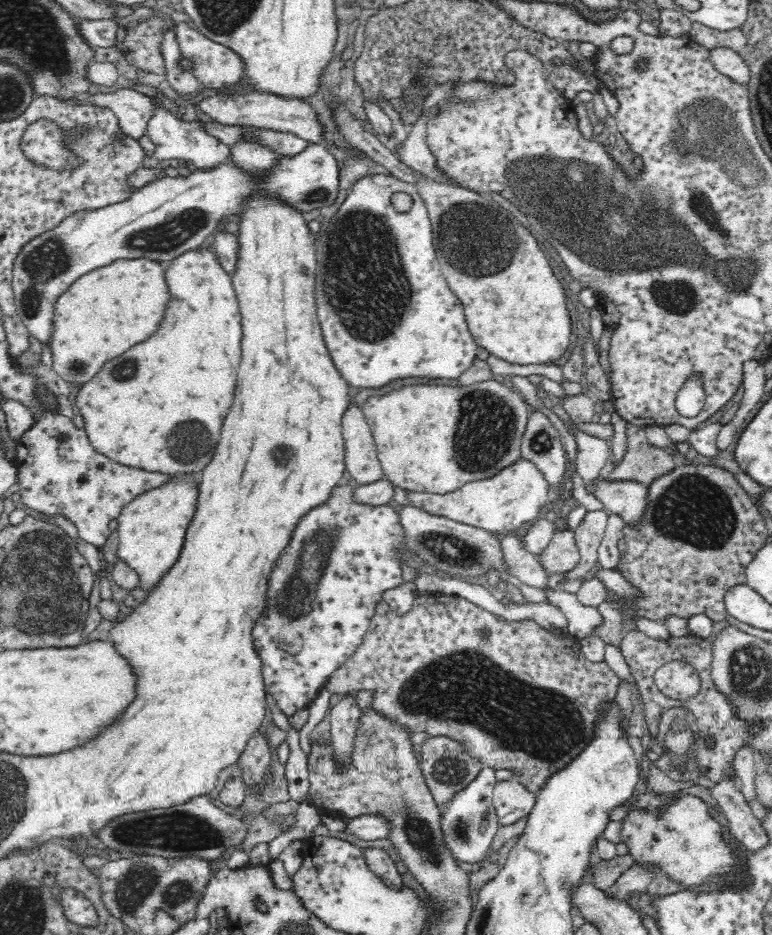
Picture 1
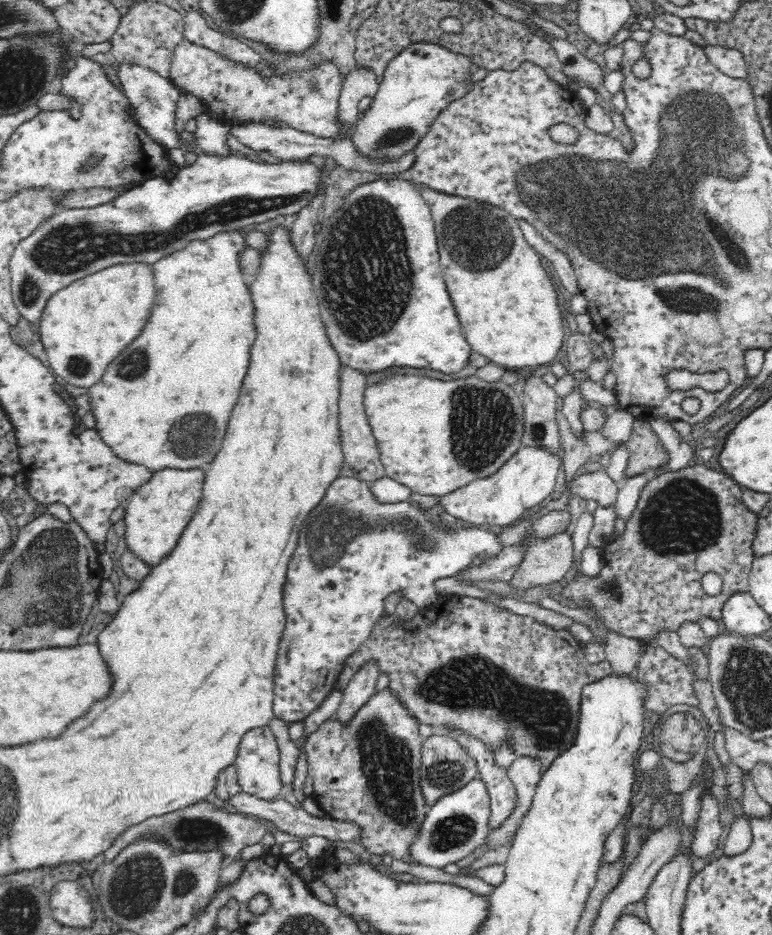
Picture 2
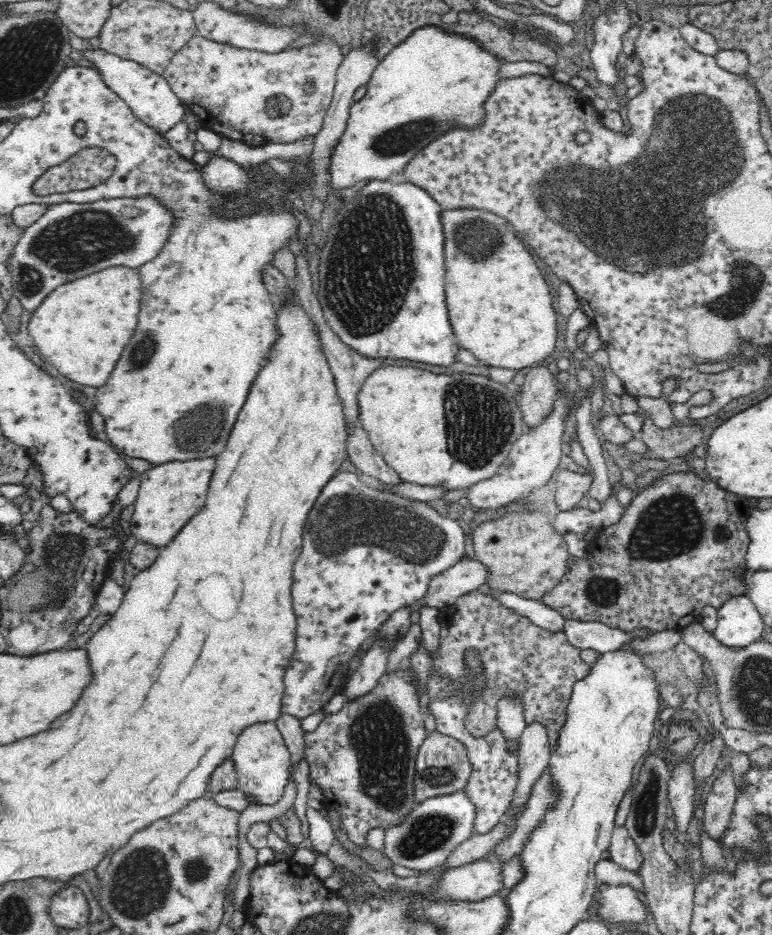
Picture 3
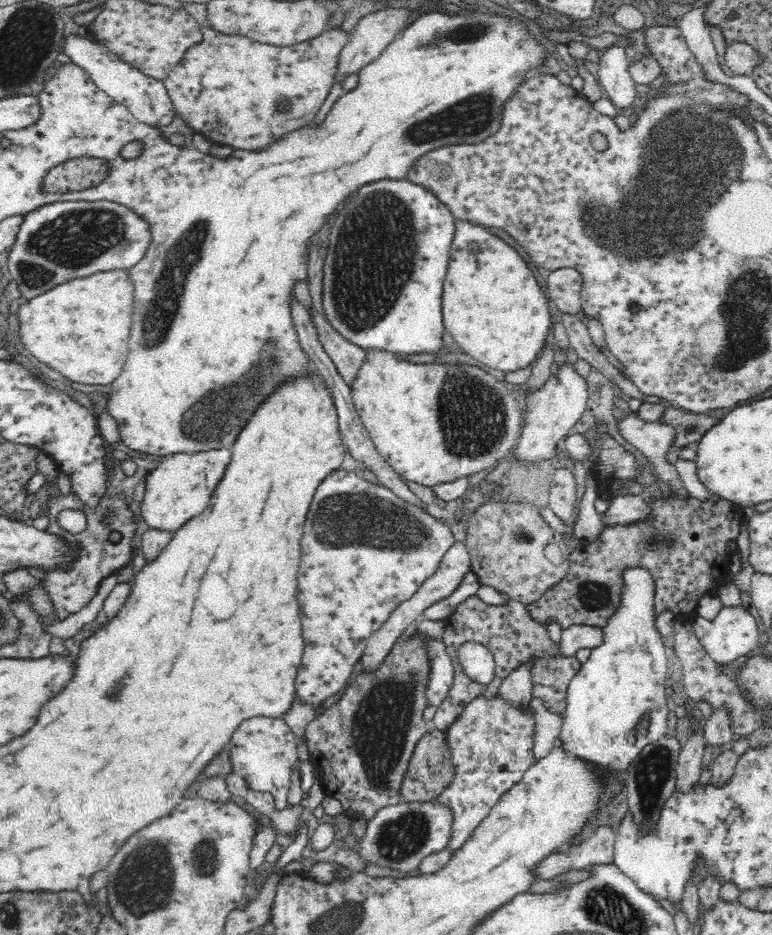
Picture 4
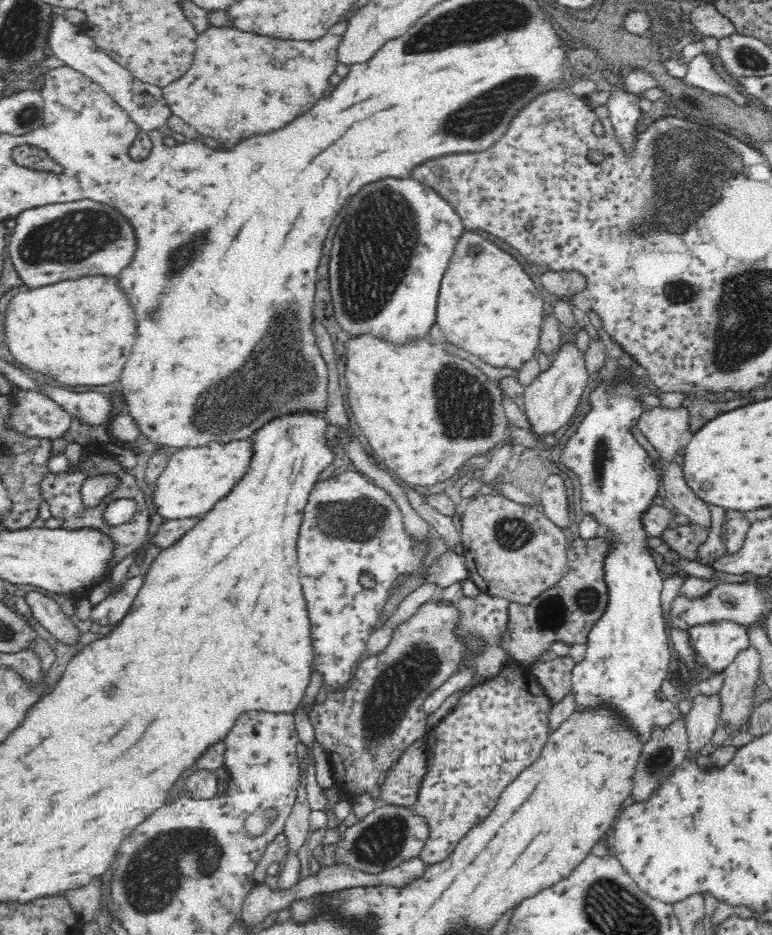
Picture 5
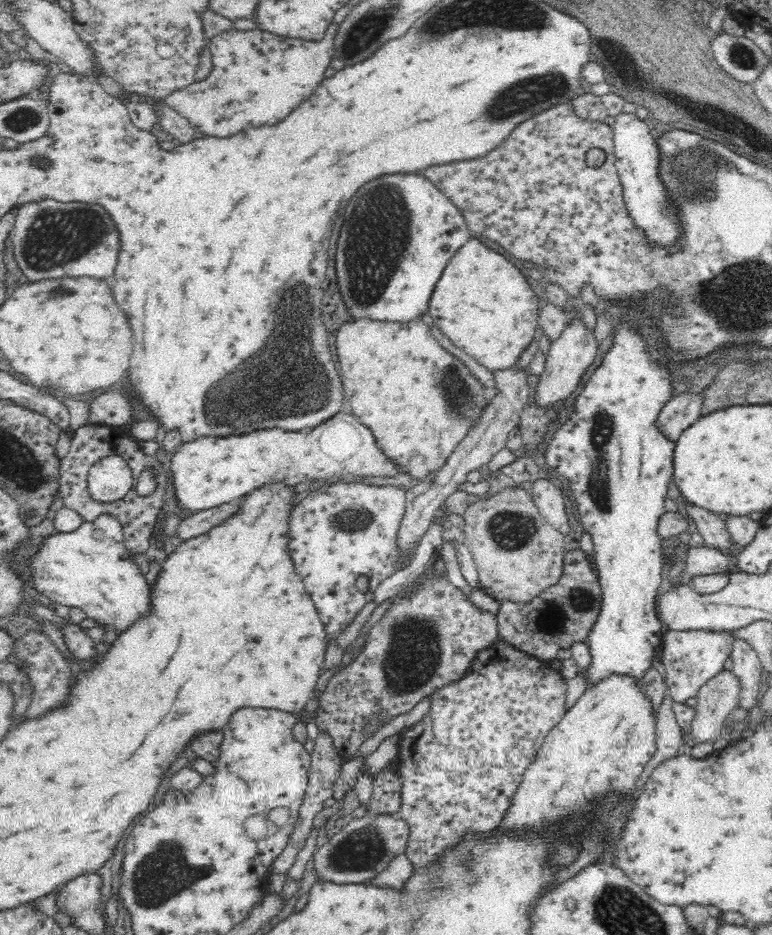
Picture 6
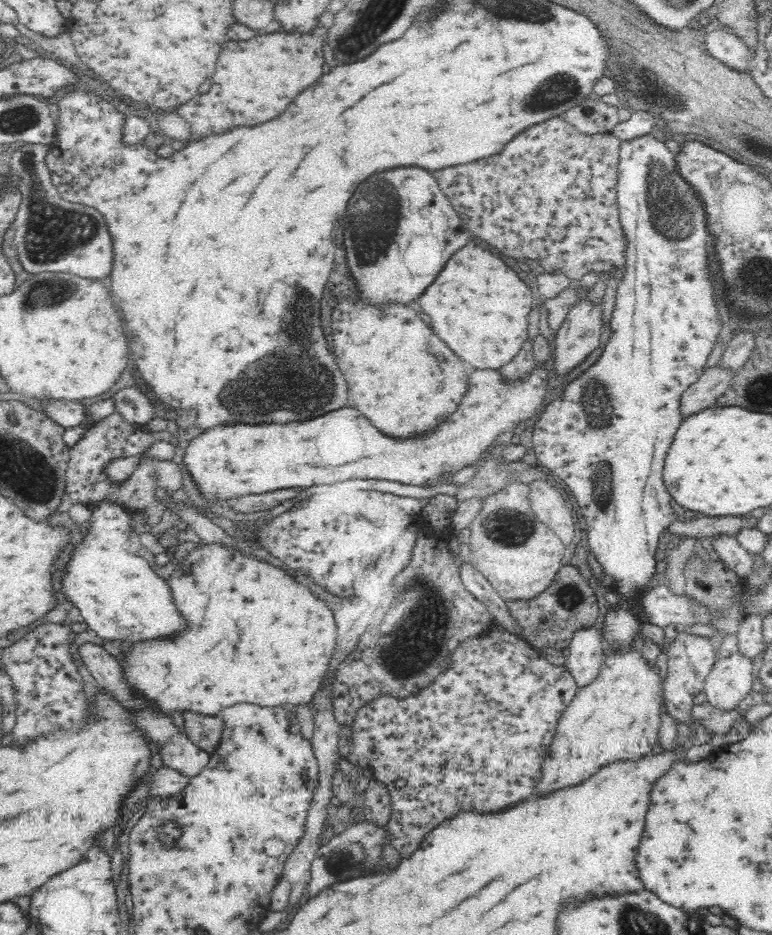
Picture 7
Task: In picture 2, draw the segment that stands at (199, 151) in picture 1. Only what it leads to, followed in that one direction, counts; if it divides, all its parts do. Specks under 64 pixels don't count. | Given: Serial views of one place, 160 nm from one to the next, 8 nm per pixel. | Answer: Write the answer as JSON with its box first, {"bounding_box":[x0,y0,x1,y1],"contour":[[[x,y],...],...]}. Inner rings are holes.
{"bounding_box":[115,63,230,155],"contour":[[[120,63],[120,66],[115,69],[122,92],[128,97],[131,109],[140,126],[168,150],[185,145],[182,136],[177,134],[179,125],[175,122],[180,90],[174,86],[169,77],[164,78],[156,71],[136,63]],[[206,114],[198,116],[196,119],[196,132],[194,132],[194,141],[189,146],[200,148],[201,152],[218,153],[218,155],[230,154],[230,148],[227,144],[230,127],[228,124],[222,124],[210,119]]]}

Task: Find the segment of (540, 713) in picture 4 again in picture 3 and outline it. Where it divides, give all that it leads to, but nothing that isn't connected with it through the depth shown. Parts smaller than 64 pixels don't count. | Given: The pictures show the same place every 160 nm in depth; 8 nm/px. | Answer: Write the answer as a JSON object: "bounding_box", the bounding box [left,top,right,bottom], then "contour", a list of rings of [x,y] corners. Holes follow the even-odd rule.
{"bounding_box":[509,722,551,812],"contour":[[[540,722],[527,724],[520,736],[519,784],[516,786],[515,799],[509,812],[514,812],[523,804],[534,781],[549,765],[551,753],[548,728]]]}

